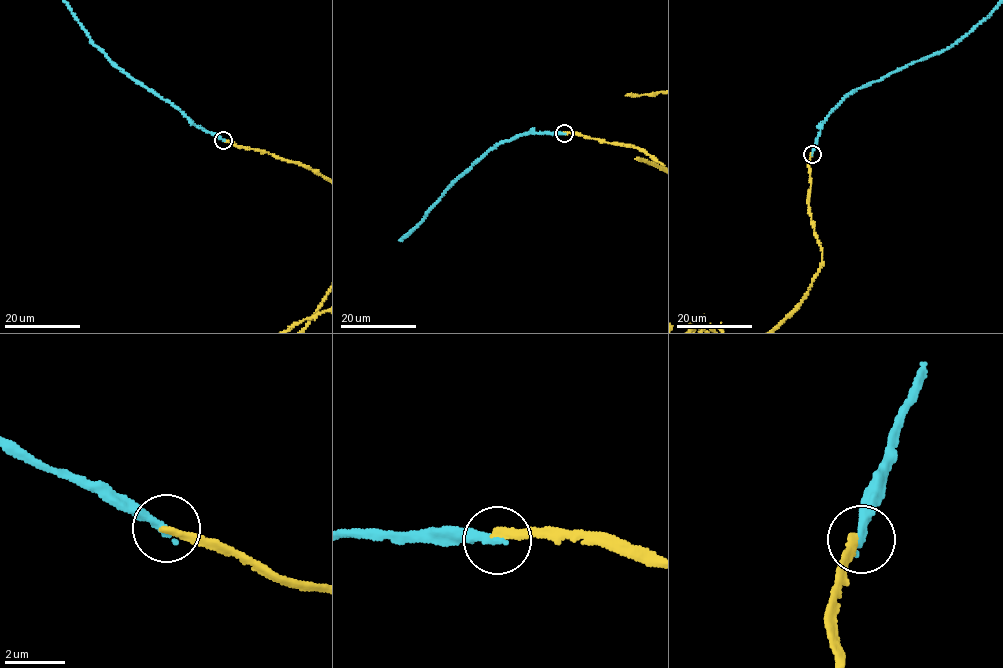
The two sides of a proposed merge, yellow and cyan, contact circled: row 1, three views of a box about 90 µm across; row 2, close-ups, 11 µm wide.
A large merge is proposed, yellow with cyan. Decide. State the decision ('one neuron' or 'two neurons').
two neurons

